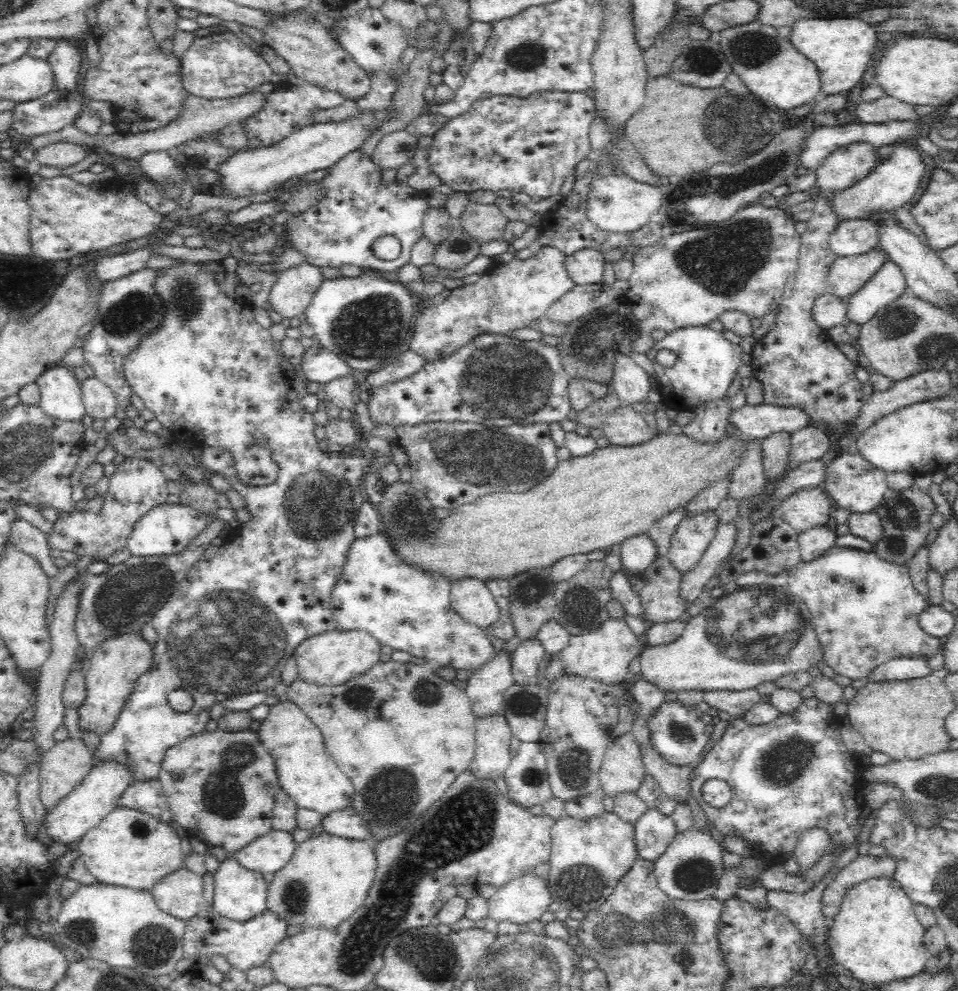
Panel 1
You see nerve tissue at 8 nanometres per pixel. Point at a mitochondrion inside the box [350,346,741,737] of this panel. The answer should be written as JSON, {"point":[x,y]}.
{"point":[475,461]}

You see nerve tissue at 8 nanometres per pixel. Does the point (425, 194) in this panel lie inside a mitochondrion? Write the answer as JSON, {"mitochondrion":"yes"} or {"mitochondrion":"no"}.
{"mitochondrion":"no"}

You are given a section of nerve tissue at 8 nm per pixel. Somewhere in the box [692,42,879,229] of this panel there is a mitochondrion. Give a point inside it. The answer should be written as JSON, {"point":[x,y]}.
{"point":[742,126]}

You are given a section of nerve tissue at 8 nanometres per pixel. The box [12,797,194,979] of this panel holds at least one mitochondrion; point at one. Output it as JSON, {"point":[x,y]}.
{"point":[152,946]}

